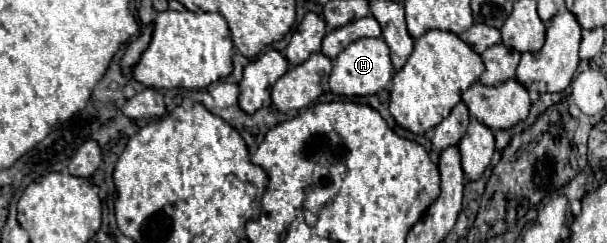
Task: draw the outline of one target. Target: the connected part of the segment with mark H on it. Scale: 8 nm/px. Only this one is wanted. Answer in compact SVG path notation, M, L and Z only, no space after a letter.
M360 38L352 42L342 54L338 54L328 84L336 96L372 96L386 88L392 74L394 68L390 62L388 44L382 38Z

